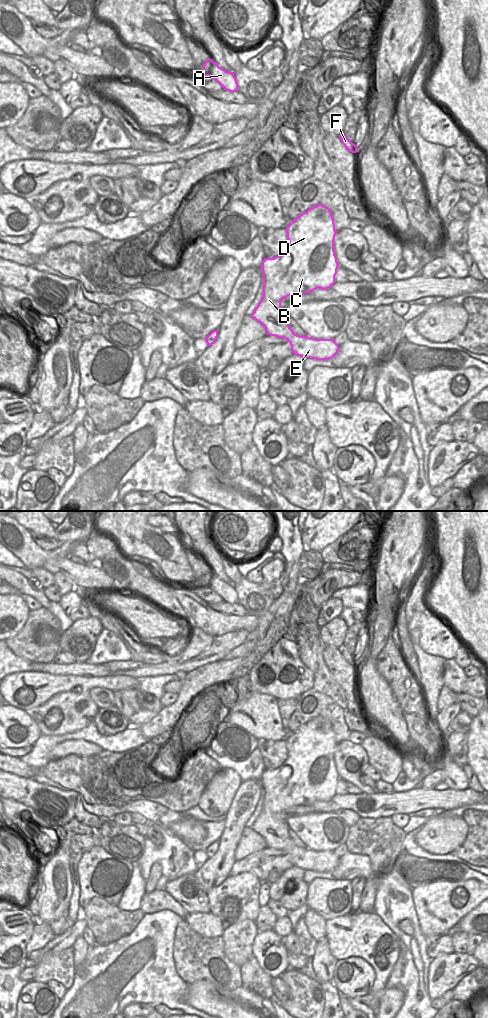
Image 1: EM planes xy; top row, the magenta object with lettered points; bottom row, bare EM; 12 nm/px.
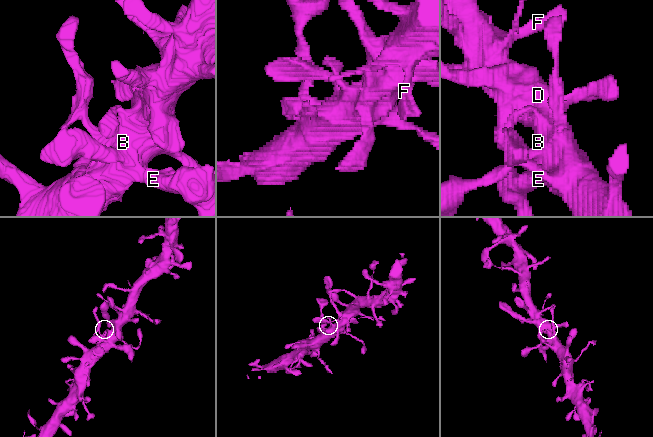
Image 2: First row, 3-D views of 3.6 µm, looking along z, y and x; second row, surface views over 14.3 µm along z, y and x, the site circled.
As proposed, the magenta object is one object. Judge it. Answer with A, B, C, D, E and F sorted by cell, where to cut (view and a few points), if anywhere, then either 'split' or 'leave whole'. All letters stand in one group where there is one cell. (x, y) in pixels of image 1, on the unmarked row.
A B C D E F | no cut | leave whole

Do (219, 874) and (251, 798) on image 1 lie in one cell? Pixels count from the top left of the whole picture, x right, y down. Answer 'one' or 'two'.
one

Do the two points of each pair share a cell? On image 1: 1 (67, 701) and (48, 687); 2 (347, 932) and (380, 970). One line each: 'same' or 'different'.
1: different
2: same

